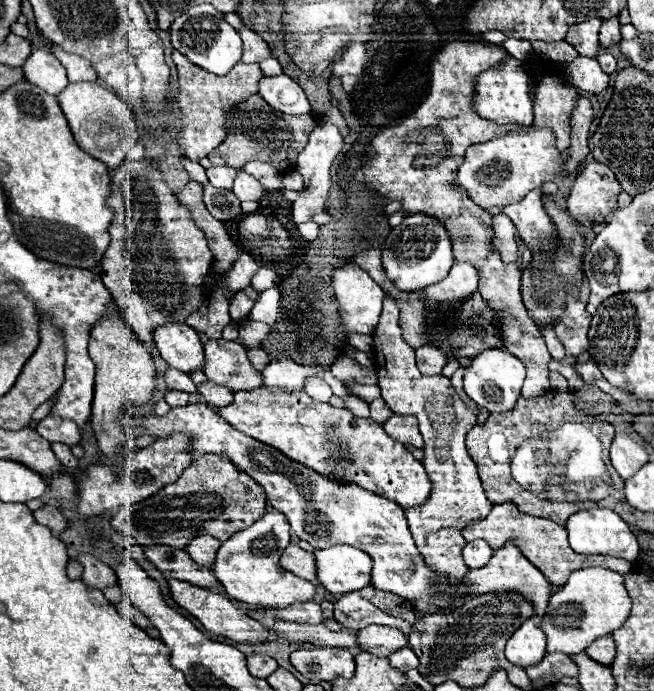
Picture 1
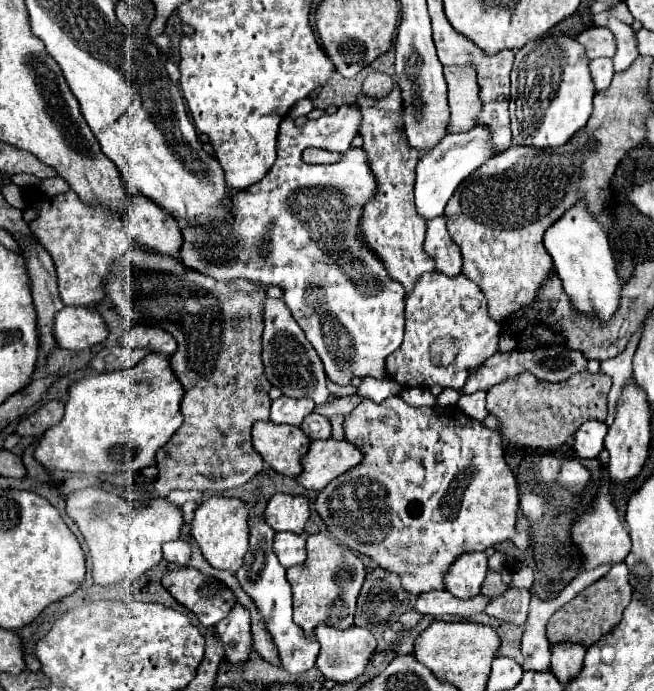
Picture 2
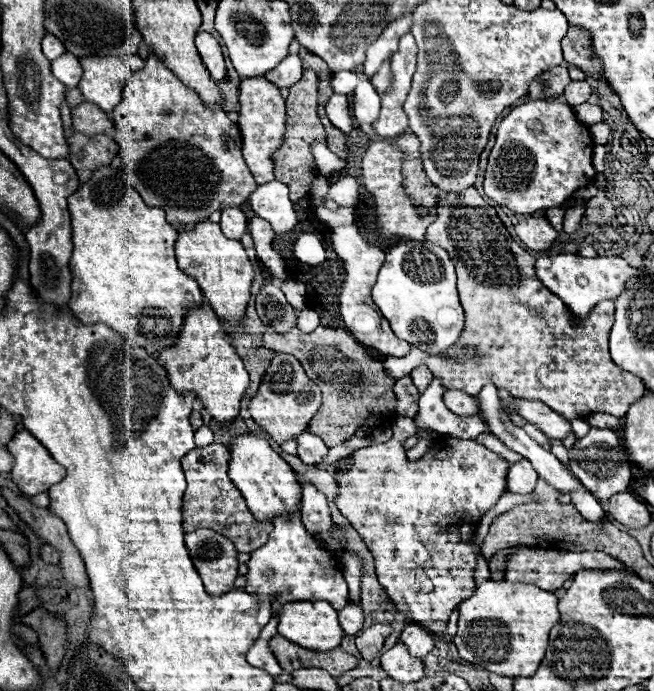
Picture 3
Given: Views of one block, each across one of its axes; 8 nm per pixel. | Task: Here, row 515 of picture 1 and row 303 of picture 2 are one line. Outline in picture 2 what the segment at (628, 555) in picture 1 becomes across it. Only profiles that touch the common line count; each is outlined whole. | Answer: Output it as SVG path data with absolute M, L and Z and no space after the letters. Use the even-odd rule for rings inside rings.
M578 200L564 216L560 216L544 234L544 246L554 260L554 270L558 272L572 306L588 316L600 316L608 320L618 308L618 296L622 282L614 268L614 256L606 238L604 226L590 214L586 200Z

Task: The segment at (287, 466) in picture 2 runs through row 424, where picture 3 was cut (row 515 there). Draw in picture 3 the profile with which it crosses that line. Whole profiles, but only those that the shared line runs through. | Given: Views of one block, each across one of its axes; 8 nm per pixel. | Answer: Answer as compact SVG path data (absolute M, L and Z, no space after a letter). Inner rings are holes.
M254 434L240 436L236 444L230 448L230 454L232 458L228 474L246 498L248 510L254 512L256 520L274 520L276 516L288 516L300 510L302 486L296 478L296 472L270 448L270 444L264 438L258 438Z

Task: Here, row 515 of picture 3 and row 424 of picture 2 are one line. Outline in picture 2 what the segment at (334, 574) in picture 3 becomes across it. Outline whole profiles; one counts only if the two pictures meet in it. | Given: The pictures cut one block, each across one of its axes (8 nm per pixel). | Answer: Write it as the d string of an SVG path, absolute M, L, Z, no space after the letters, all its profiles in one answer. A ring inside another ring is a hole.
M280 396L280 398L276 398L272 402L270 420L272 422L286 422L286 424L300 426L304 416L308 416L312 410L314 410L314 402L312 400L296 400L296 398Z

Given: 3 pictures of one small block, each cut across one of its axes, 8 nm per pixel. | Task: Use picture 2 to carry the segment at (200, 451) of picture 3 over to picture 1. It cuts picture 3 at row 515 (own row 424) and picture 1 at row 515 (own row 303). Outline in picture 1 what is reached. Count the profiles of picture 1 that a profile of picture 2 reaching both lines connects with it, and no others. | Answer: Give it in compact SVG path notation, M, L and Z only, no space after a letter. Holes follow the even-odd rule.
M204 456L202 460L192 462L174 484L164 486L148 500L118 510L112 516L110 526L124 536L136 538L140 546L166 544L182 550L184 544L194 536L214 536L218 540L228 540L234 532L238 532L238 528L254 524L254 520L264 514L266 496L262 486L254 484L254 480L230 464L230 460Z

